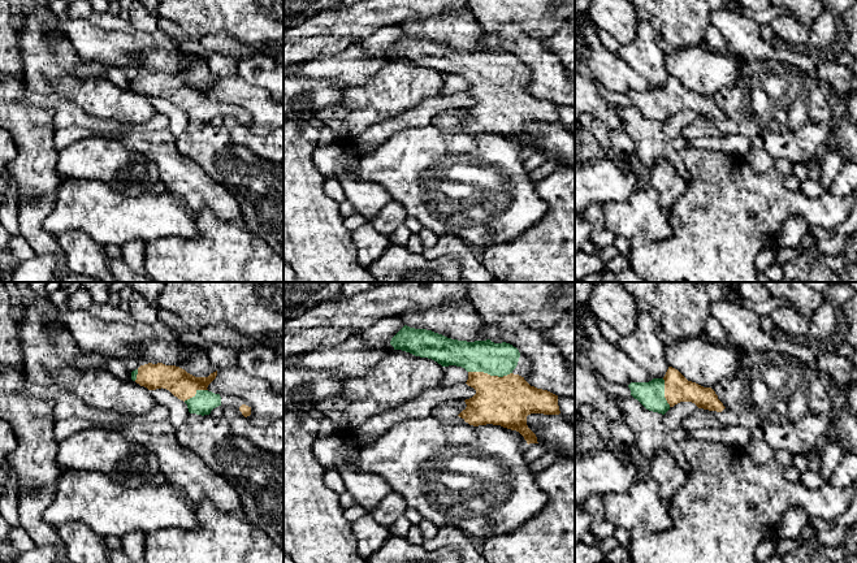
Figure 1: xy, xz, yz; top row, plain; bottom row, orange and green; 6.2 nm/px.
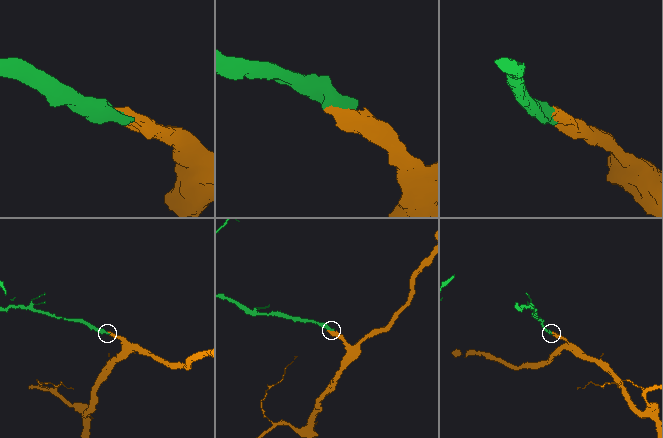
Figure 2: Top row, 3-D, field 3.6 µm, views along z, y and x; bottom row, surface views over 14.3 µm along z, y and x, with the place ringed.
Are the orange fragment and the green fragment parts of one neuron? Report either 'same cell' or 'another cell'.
same cell

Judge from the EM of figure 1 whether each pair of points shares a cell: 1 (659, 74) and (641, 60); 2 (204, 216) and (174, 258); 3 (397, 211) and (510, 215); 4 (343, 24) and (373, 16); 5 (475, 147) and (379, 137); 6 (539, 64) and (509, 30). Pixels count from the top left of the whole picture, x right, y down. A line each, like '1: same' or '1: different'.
1: same
2: same
3: different
4: same
5: different
6: same

